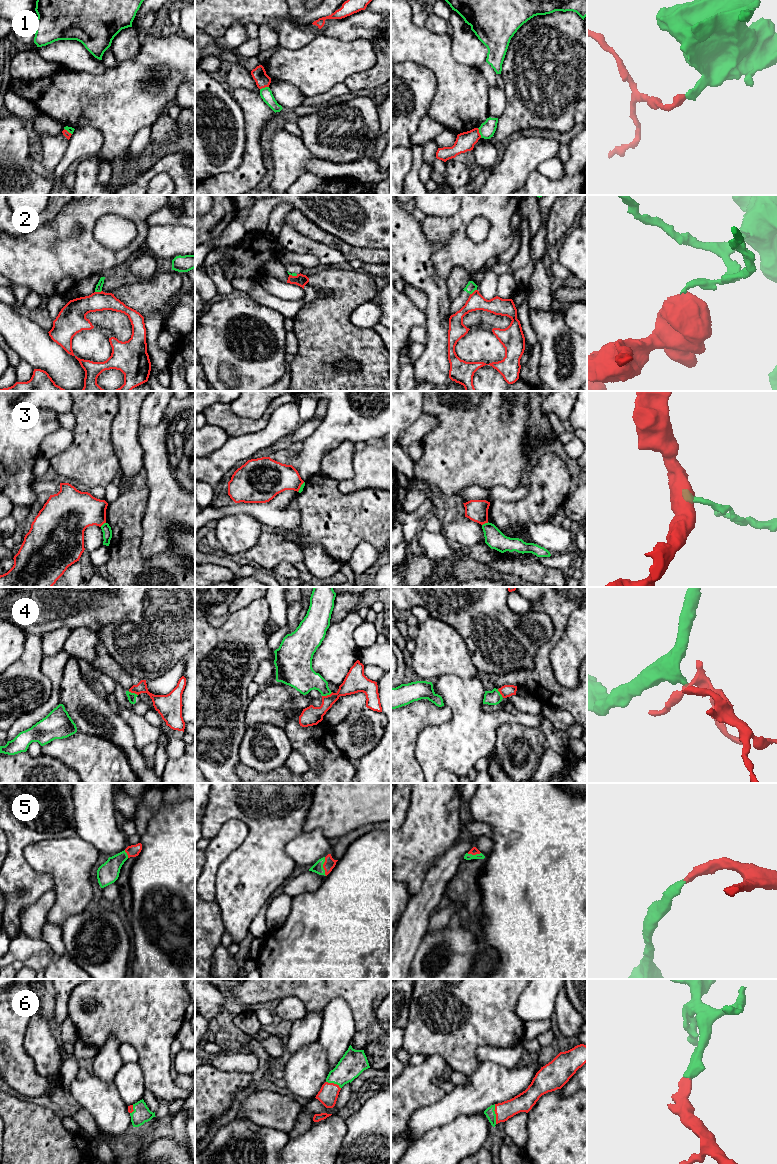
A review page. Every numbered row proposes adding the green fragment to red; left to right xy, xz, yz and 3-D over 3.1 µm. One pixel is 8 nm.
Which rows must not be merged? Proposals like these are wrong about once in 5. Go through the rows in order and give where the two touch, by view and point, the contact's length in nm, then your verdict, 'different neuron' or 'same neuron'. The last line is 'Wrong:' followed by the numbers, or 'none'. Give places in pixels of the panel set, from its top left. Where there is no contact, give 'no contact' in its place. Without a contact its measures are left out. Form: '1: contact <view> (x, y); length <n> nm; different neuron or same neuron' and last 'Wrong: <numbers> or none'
1: contact yz (479, 133); length 90 nm; different neuron
2: contact xy (98, 292); length 60 nm; different neuron
3: contact yz (485, 522); length 60 nm; different neuron
4: contact xz (327, 695); length 90 nm; different neuron
5: contact xz (323, 866); length 150 nm; same neuron
6: contact yz (495, 1113); length 160 nm; same neuron
Wrong: 1, 2, 3, 4

